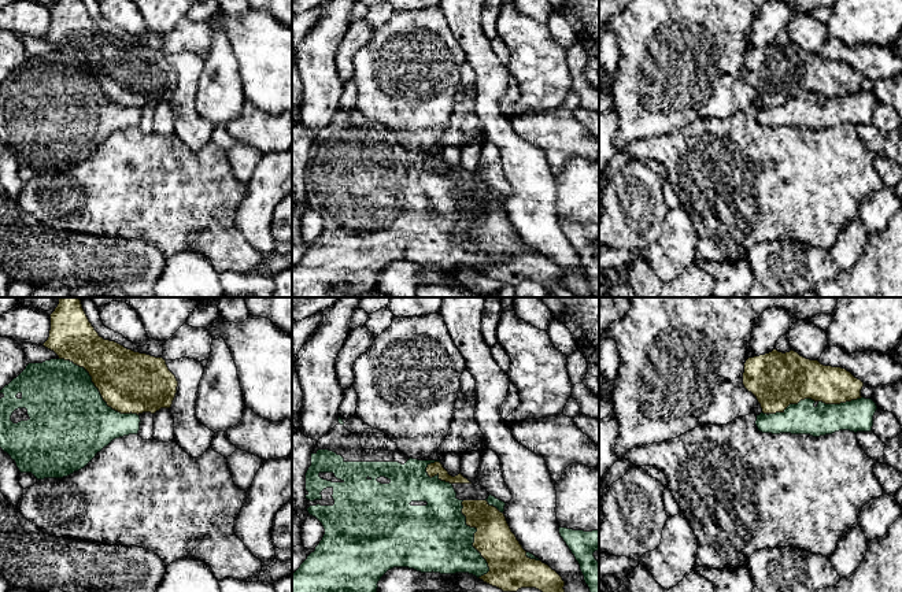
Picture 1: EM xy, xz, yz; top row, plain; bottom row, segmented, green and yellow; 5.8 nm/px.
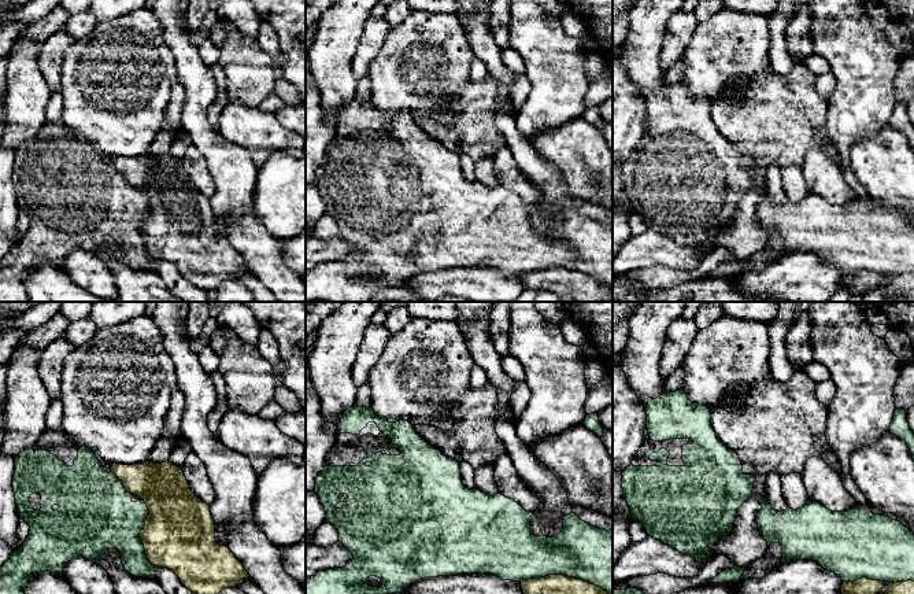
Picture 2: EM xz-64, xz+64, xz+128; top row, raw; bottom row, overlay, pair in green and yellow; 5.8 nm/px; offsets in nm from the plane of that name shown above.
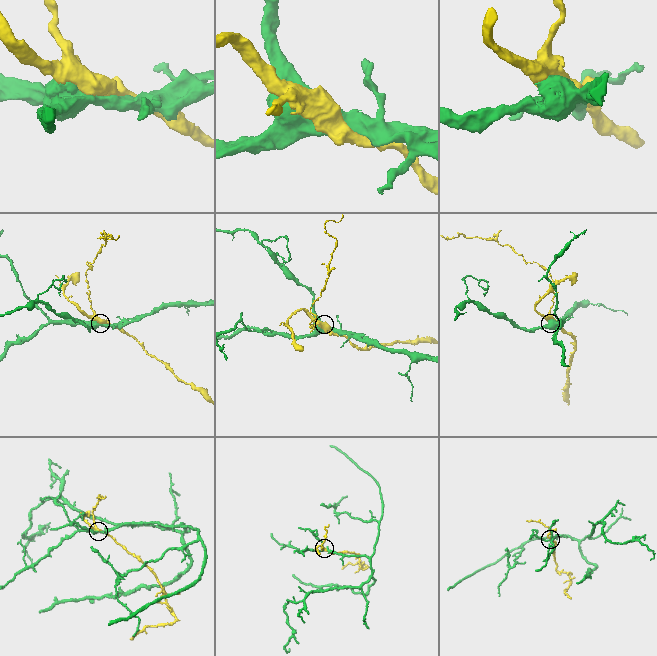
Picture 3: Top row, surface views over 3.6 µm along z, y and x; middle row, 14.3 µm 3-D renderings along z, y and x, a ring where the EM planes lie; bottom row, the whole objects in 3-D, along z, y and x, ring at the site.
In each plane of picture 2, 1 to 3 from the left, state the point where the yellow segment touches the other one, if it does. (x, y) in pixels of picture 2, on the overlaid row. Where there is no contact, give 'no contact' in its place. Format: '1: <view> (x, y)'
1: xz-64 (143, 546)
2: xz+64 (565, 575)
3: xz+128 (862, 576)

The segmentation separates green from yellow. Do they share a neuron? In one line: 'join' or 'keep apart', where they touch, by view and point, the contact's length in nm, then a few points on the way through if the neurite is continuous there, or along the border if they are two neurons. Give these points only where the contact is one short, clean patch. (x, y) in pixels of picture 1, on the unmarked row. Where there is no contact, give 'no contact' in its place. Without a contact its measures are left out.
keep apart; contact xy (98, 82); length 550 nm

